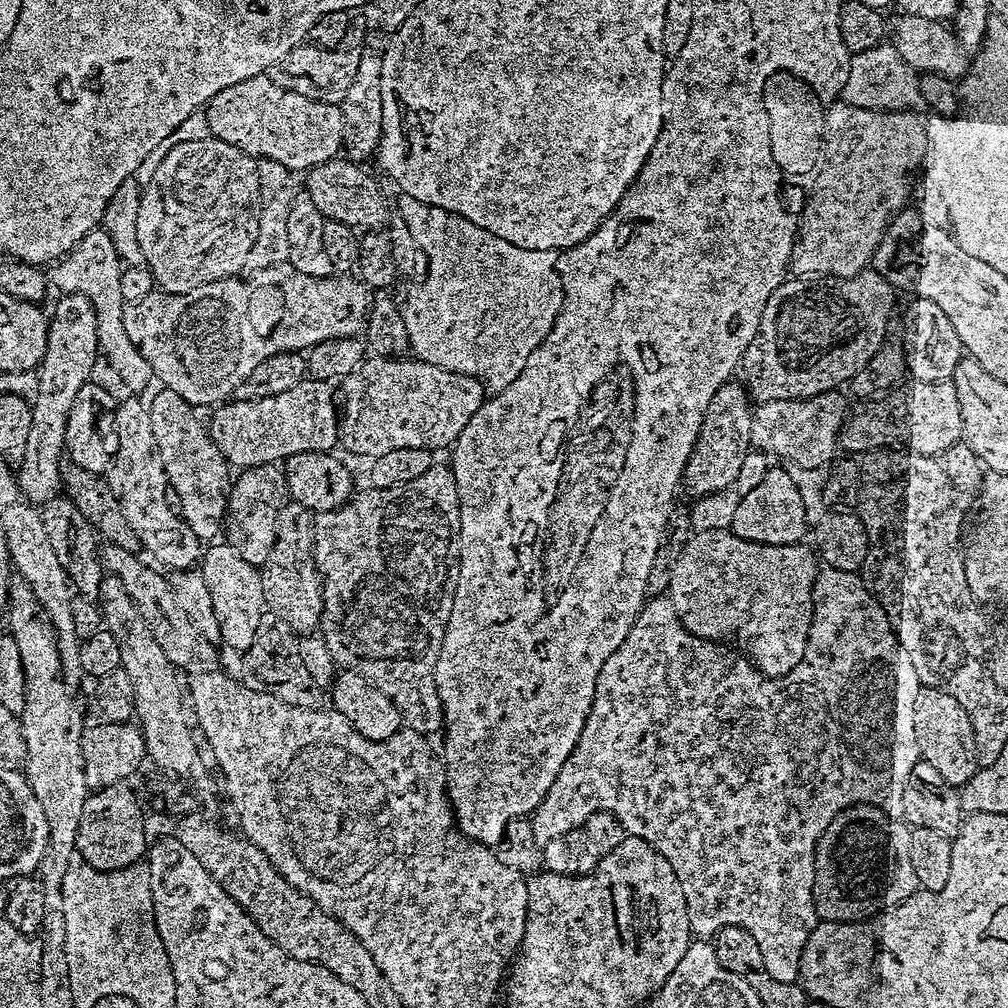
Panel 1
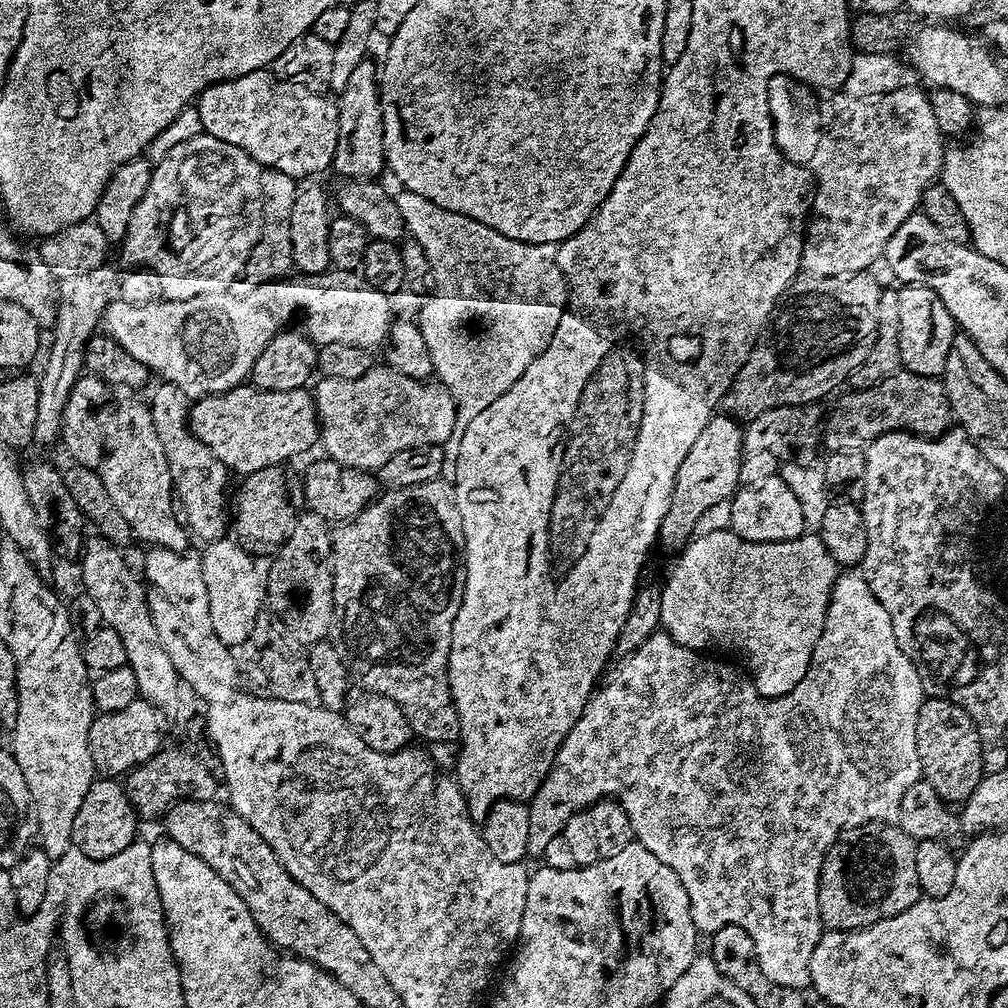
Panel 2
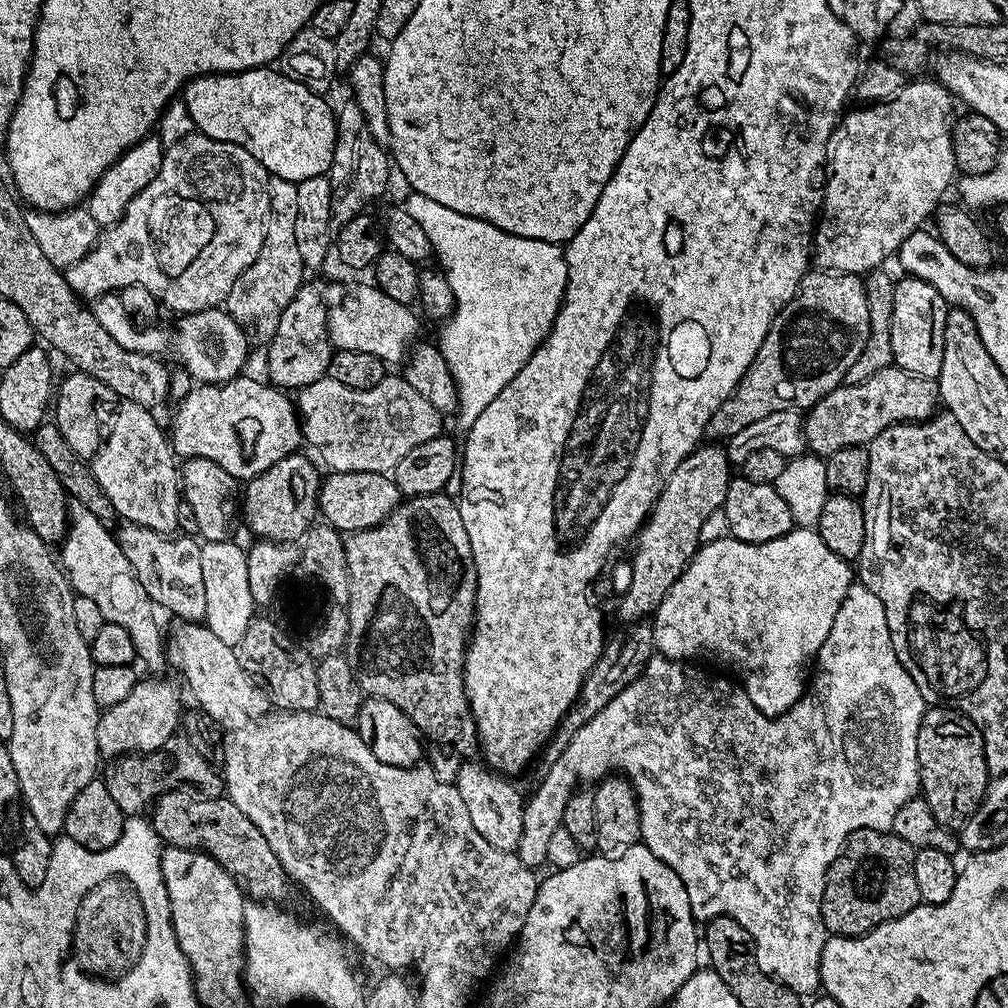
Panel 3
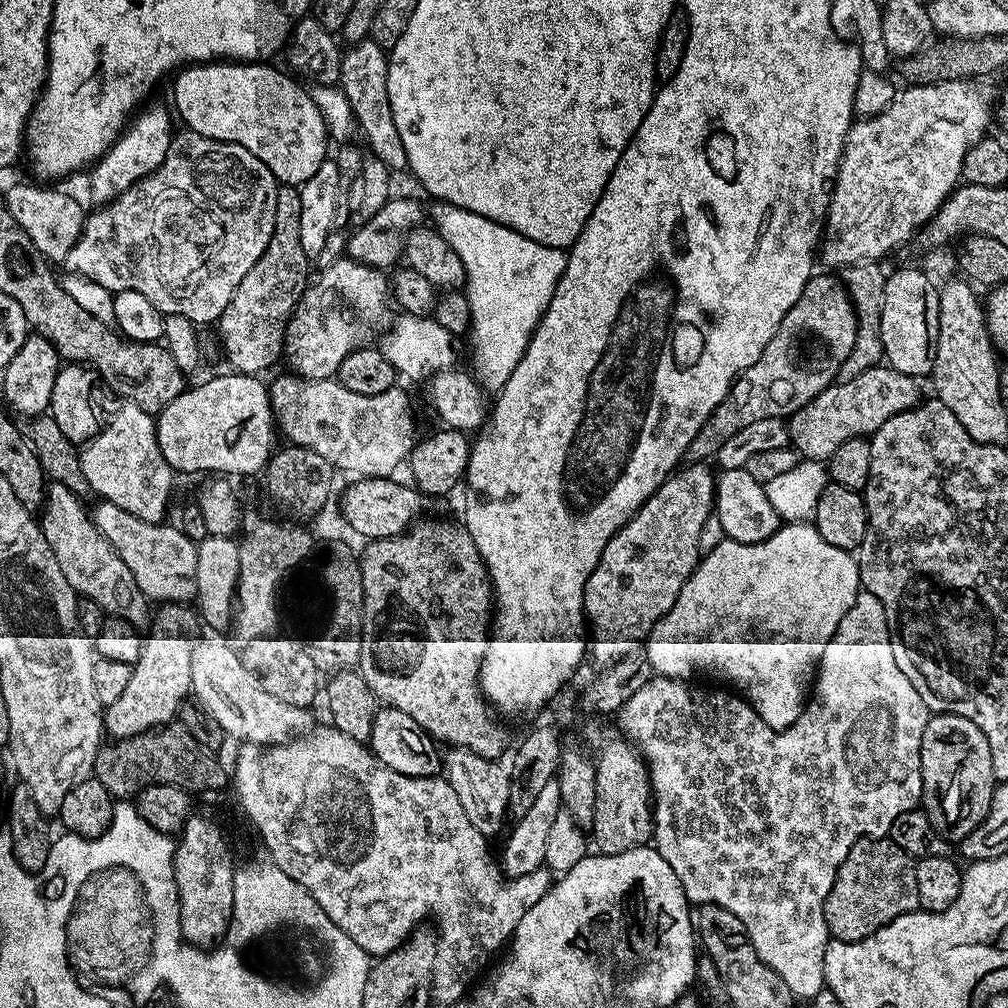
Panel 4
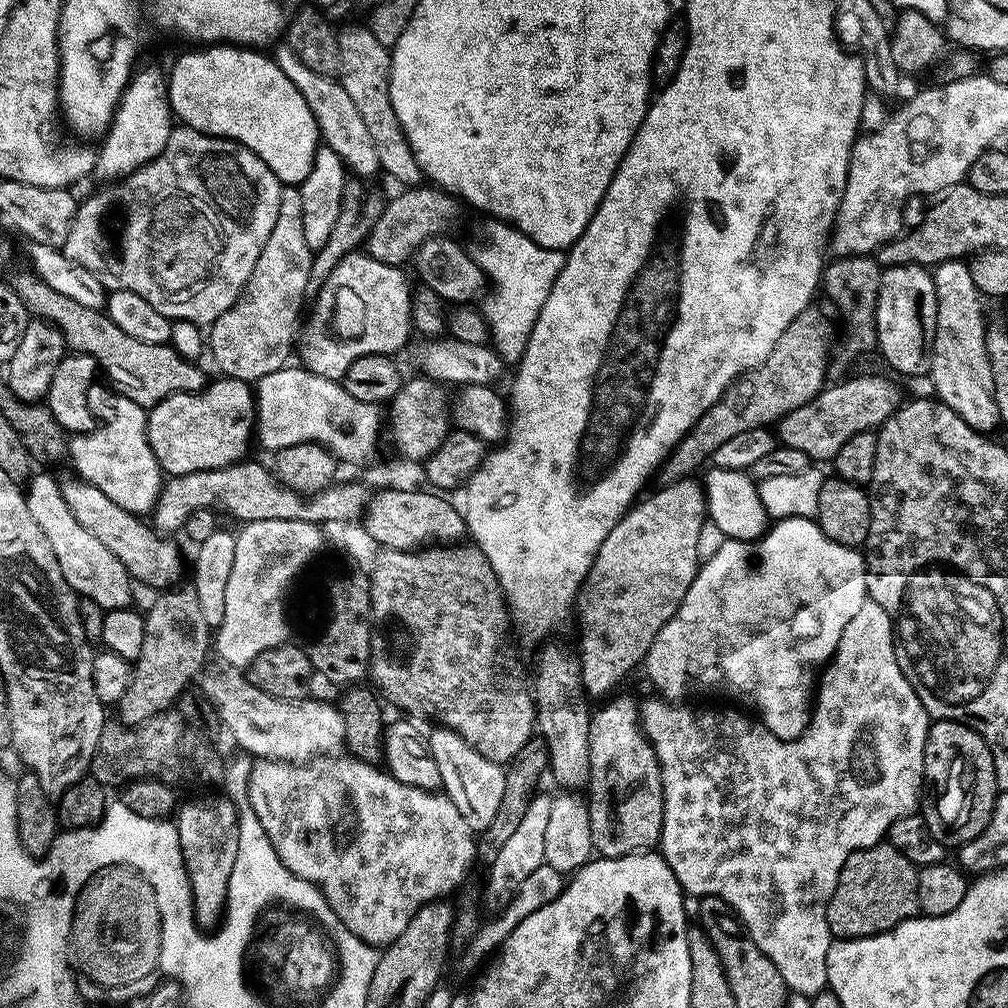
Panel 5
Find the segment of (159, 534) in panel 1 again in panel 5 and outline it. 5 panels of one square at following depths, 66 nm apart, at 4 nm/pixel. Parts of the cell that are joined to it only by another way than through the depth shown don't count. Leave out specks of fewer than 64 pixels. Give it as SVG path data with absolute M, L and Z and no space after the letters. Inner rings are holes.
M121 399L119 403L109 424L101 423L92 431L68 440L68 456L76 467L75 475L102 490L110 502L118 502L127 512L151 513L160 497L162 473L154 450L150 450L148 418L145 409L133 400Z

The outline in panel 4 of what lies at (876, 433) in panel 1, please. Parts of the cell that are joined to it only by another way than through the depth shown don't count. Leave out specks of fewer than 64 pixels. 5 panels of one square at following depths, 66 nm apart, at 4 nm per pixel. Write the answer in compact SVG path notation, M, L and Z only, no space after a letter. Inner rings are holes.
M887 366L866 370L866 374L858 374L858 378L833 382L813 400L806 402L806 406L787 417L791 447L803 459L827 462L830 454L834 454L842 442L850 442L850 438L859 436L871 438L882 422L890 422L894 414L902 414L921 403L920 384L917 377L907 376Z

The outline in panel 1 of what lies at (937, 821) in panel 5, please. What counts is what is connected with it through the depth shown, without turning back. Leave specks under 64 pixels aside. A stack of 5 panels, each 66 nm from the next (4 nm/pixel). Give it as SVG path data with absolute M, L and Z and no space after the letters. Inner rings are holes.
M940 686L932 687L936 688L921 687L918 698L914 702L914 738L918 742L920 759L930 762L930 766L946 782L962 786L966 782L970 782L970 778L974 778L974 774L978 771L974 726L970 726L970 714L966 714L966 710L962 710L962 702L958 702L958 698L954 698L951 691L945 690Z

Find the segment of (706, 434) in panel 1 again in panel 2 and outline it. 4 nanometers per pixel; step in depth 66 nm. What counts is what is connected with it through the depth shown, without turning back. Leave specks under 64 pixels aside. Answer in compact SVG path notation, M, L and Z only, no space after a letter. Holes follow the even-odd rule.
M713 414L710 422L704 426L702 434L694 438L694 446L688 448L686 458L682 458L678 474L672 480L670 502L665 507L662 526L658 529L659 547L669 548L672 554L679 553L692 539L698 526L698 518L701 518L710 506L717 505L723 500L731 500L736 495L741 487L740 467L744 461L744 454L744 428L741 421L728 414Z

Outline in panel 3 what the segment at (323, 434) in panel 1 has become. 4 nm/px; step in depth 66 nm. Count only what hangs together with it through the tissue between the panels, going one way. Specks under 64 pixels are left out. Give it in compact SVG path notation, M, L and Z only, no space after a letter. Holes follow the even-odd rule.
M241 374L224 384L200 384L186 394L184 400L175 405L176 413L172 416L170 443L177 457L200 457L216 462L237 482L253 480L258 474L270 470L274 462L285 460L293 455L302 444L302 421L295 403L288 400L281 389L263 379L251 380L248 374Z

